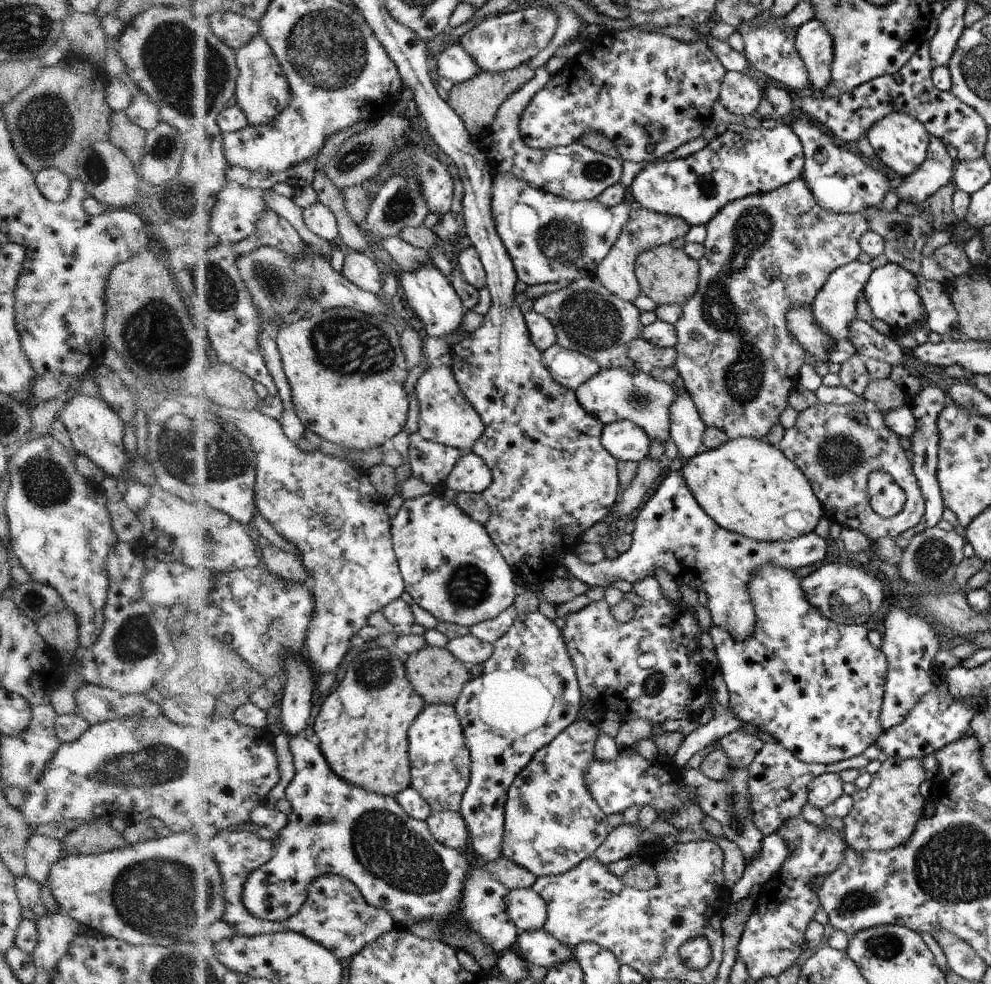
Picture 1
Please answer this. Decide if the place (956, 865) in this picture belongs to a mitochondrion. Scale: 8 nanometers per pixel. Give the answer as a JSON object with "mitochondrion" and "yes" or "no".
{"mitochondrion":"yes"}

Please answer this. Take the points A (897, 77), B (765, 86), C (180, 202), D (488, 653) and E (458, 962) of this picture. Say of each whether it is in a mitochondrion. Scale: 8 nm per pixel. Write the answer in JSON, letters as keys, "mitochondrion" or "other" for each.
{"A":"other","B":"other","C":"mitochondrion","D":"other","E":"other"}

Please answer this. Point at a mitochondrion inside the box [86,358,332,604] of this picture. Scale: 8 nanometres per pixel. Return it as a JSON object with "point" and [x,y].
{"point":[190,453]}

